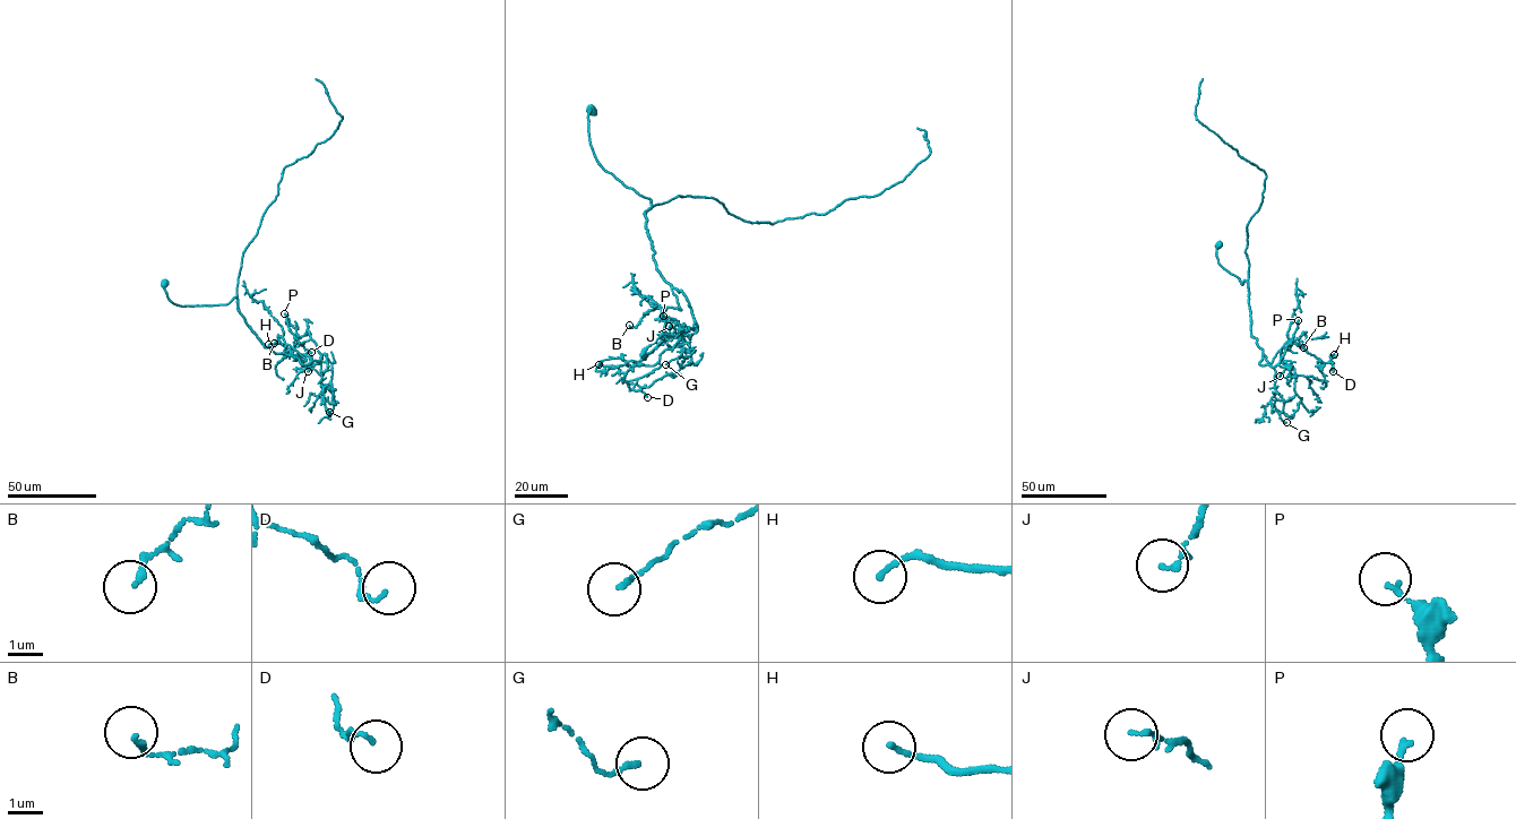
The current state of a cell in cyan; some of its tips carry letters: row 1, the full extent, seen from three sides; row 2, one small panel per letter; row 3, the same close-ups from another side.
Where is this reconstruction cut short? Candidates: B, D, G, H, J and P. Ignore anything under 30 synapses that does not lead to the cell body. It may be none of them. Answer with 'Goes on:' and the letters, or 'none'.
Goes on: none

